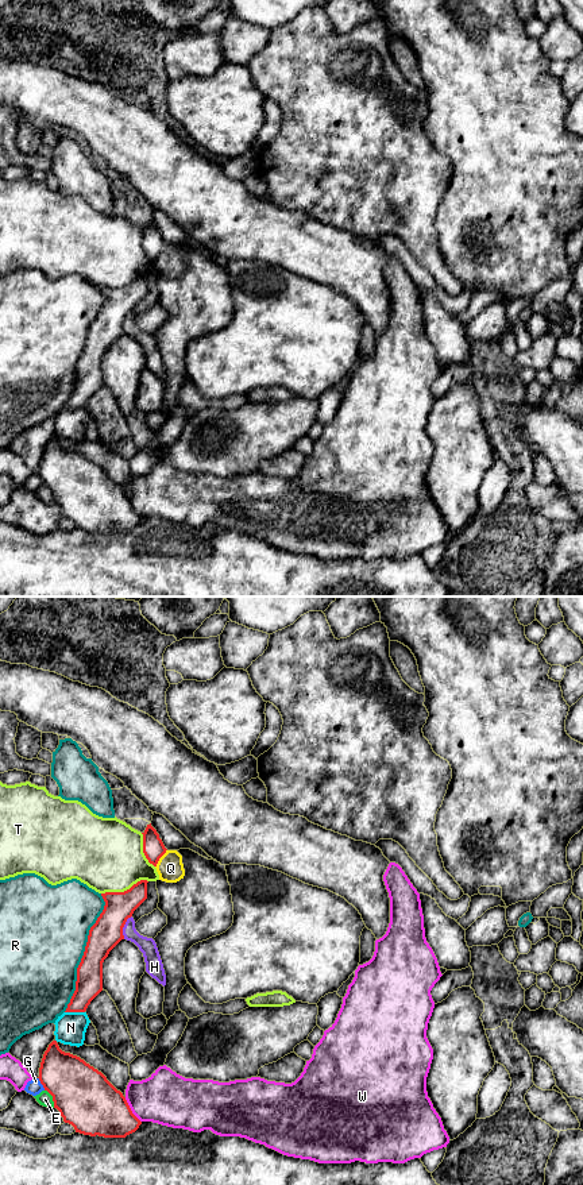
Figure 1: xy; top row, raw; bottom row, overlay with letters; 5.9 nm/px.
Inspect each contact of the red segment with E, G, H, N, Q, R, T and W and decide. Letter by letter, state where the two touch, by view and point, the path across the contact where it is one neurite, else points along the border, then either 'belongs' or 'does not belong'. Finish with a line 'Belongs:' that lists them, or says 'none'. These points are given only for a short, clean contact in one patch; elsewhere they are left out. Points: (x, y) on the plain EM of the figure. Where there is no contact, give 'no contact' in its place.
E: contact xy (53, 494); does not belong
G: contact xy (41, 478); does not belong
H: contact xy (123, 321); border xy (131, 311), (123, 323), (123, 334); does not belong
N: contact xy (74, 406); does not belong
Q: contact xy (159, 253); border xy (166, 244), (155, 262); does not belong
R: contact xy (84, 348); does not belong
T: contact xy (124, 286); does not belong
W: contact xy (130, 505); does not belong
Belongs: none

